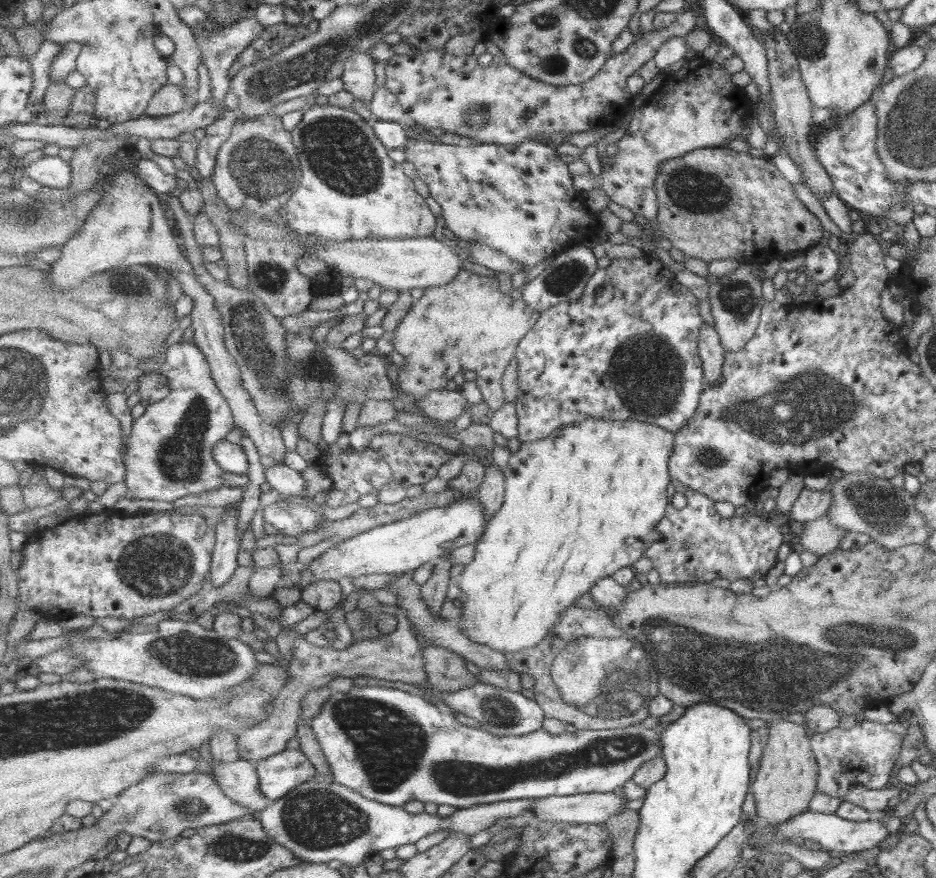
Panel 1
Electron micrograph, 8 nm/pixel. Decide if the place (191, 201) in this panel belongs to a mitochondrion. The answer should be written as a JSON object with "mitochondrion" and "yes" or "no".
{"mitochondrion":"no"}

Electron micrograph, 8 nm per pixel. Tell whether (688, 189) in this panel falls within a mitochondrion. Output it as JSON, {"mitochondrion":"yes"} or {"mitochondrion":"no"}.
{"mitochondrion":"yes"}

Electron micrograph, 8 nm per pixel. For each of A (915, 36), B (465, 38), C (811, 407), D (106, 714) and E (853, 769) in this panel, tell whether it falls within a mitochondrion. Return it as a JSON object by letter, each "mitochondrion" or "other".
{"A":"other","B":"other","C":"mitochondrion","D":"mitochondrion","E":"other"}

